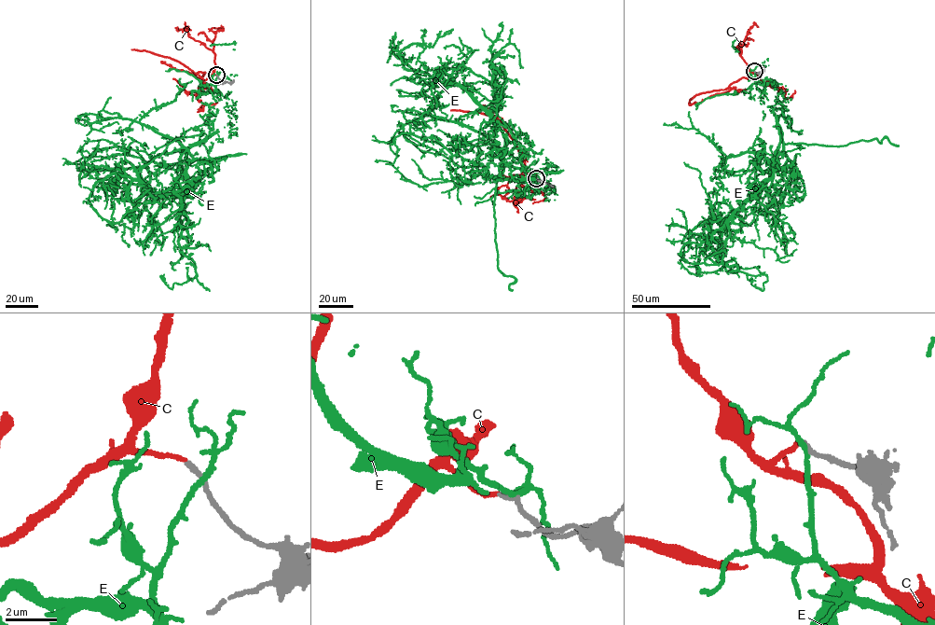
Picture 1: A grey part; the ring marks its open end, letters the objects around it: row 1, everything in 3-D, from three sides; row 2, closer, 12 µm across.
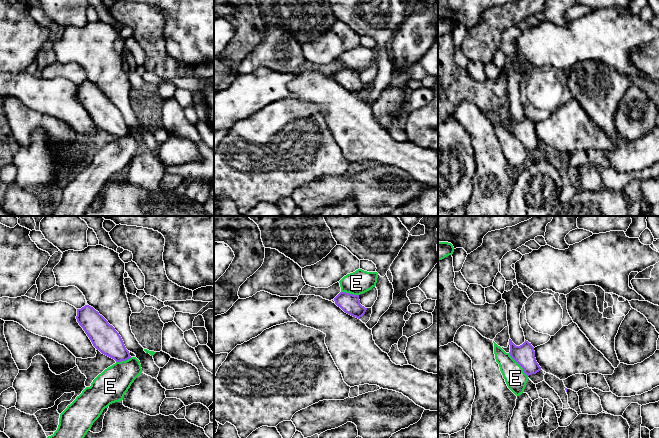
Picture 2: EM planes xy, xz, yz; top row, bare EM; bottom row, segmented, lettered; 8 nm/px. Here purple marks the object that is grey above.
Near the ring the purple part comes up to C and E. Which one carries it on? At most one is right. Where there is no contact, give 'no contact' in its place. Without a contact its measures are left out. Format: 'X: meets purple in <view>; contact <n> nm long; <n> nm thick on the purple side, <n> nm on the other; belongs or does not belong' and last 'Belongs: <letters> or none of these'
C: no contact; belongs
E: meets purple in yz; contact 240 nm long; 170 nm thick on the purple side, 170 nm on the other; does not belong
Belongs: C

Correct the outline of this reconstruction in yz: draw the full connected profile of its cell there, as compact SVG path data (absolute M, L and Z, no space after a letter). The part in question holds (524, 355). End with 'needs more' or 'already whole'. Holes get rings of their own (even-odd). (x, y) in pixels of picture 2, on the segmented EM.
M509 339L510 356L523 368L524 373L529 376L536 374L541 370L541 367L536 361L534 347L525 340L525 342L516 346L511 339Z | already whole

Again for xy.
M85 305L81 309L77 309L76 319L93 346L102 354L116 362L131 358L119 333L93 307Z | already whole

